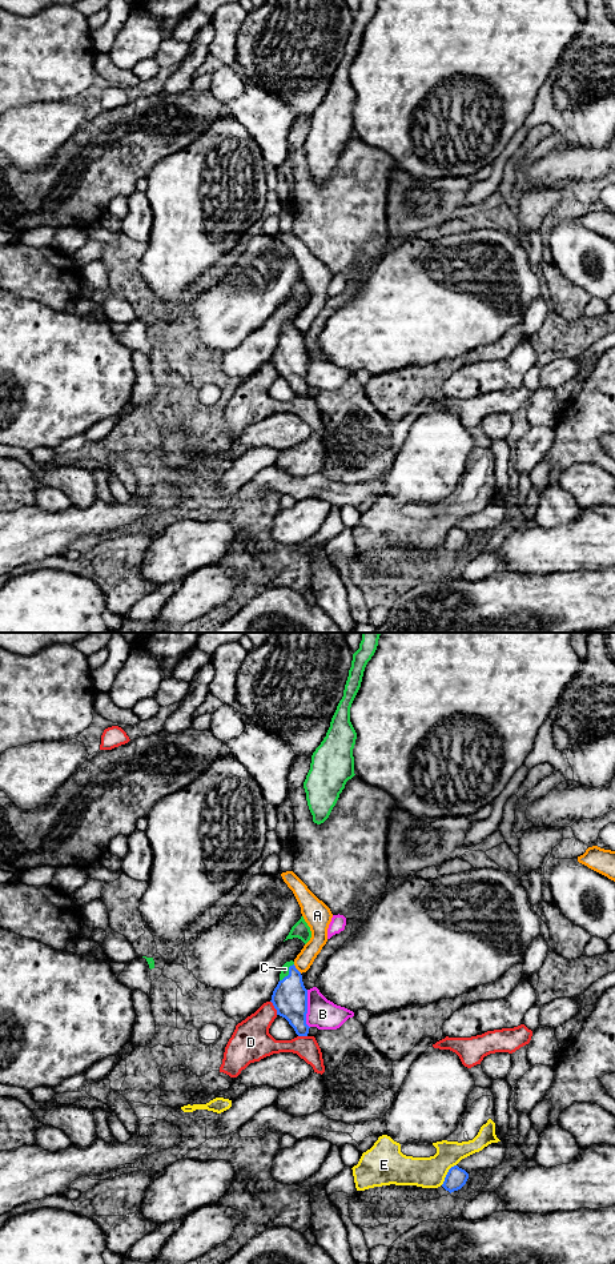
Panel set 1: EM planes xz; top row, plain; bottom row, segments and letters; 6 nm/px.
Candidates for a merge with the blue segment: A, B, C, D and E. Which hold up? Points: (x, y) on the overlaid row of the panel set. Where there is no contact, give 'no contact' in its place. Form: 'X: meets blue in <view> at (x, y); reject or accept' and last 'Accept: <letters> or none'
A: meets blue in xz at (296, 968); reject
B: meets blue in xz at (306, 1008); reject
C: meets blue in xz at (289, 972); accept
D: meets blue in xz at (274, 1007); reject
E: meets blue in xz at (447, 1174); reject
Accept: C

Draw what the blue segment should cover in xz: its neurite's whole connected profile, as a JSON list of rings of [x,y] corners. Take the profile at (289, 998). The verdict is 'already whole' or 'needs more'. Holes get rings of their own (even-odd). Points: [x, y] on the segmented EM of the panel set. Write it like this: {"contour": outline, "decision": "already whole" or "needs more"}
{"contour": [[[293,960],[282,966],[280,982],[270,1002],[277,1010],[277,1015],[285,1018],[298,1036],[308,1036],[310,1028],[306,1024],[308,990]]], "decision": "needs more"}

